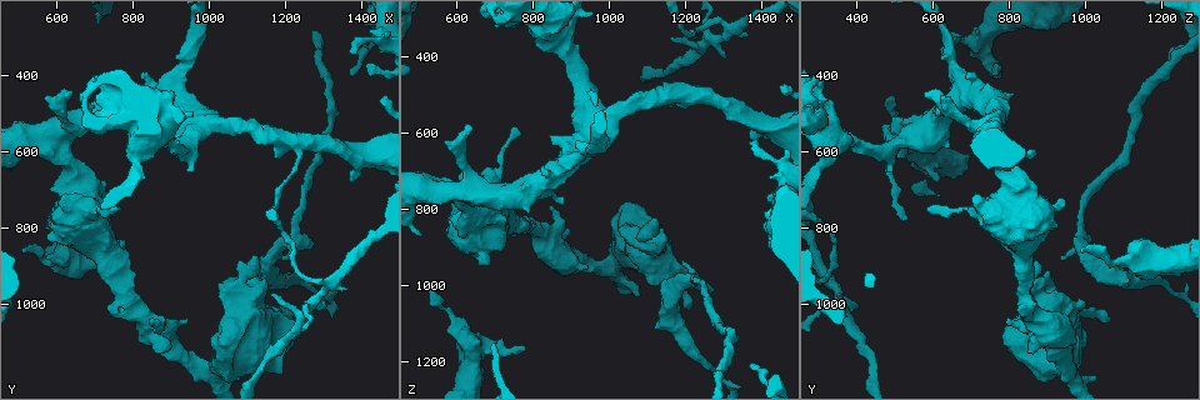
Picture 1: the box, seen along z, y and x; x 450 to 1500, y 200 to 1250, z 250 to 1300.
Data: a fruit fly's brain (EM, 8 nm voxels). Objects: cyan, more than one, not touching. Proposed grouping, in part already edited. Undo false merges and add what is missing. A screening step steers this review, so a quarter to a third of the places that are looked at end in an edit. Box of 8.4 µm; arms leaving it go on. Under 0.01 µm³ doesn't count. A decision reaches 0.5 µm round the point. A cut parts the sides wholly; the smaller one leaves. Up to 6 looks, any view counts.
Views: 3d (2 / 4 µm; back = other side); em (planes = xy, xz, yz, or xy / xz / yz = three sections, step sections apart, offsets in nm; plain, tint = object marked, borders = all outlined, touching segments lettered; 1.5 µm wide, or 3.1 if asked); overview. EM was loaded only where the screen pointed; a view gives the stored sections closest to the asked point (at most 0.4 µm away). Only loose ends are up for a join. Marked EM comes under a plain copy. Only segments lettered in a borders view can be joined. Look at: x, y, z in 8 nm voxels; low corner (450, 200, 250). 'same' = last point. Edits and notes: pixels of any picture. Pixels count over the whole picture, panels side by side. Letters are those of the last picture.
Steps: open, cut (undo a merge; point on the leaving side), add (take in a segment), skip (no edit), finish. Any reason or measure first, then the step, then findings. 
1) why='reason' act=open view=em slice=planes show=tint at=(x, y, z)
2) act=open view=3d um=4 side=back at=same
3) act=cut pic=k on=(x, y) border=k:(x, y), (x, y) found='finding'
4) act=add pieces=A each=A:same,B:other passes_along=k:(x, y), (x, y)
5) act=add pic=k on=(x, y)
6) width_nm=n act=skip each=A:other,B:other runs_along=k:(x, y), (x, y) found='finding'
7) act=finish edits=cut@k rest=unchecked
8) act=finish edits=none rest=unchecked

why='free end' act=open view=em slice=yz step=8 show=borders at=(1195, 875, 935)

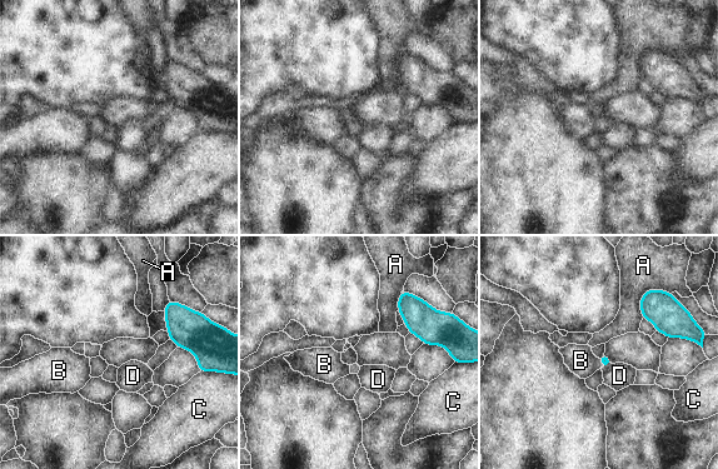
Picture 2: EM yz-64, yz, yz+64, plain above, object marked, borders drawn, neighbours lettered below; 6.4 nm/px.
why='cut it another way' act=open view=em slice=planes show=borders at=same

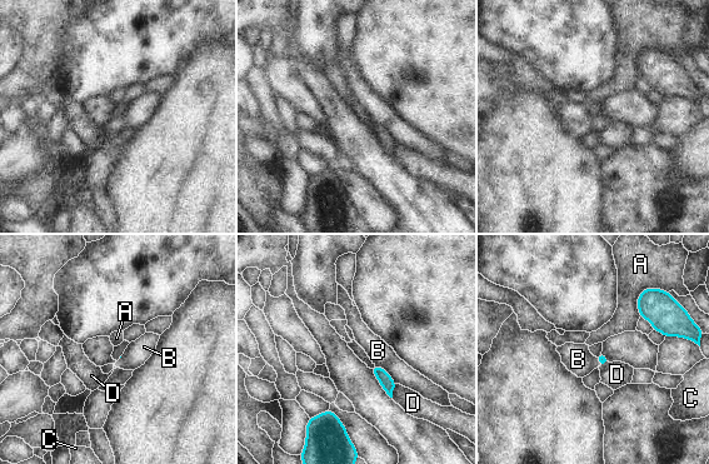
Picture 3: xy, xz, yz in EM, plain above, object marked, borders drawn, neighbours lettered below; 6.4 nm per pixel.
act=skip each=A:other,B:other,C:other,D:other found='no lettered segment goes on from it'

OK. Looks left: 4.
why='abrupt turn' act=open view=3d um=4 at=(1035, 1155, 930)

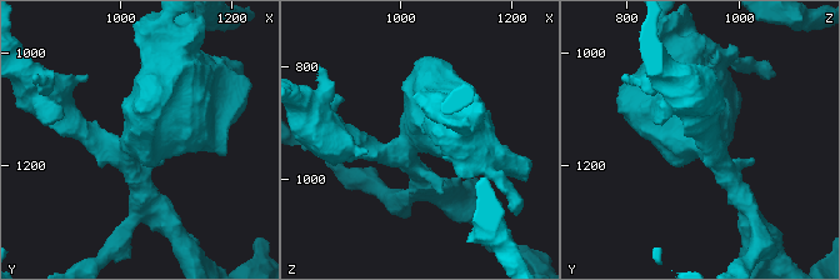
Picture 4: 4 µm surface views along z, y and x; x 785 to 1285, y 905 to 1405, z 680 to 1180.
why='shape alone is not enough' act=open view=em slice=planes show=borders at=(1035, 1165, 925)

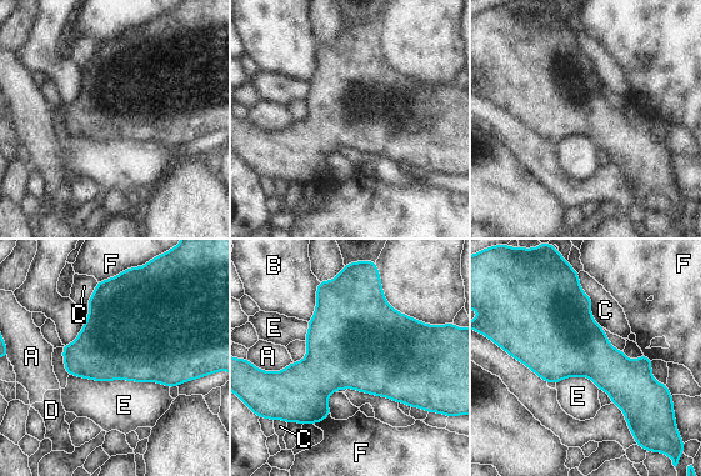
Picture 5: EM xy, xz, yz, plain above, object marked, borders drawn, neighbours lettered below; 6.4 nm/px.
act=skip each=A:other,B:other,C:other,D:other,E:other,F:other border=5:(69, 374), (169, 387) found='all the same cell'

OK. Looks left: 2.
why='an open end' act=open view=em slice=planes show=borders at=(635, 440, 575)

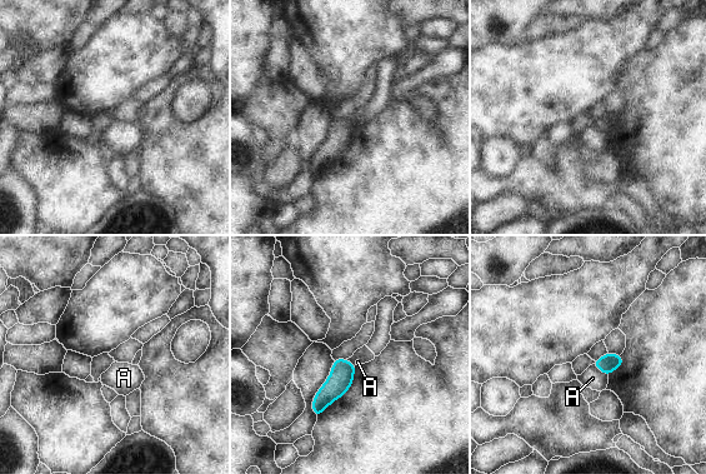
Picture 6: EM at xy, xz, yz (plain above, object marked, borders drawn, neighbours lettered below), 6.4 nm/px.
act=skip each=A:other border=6:(592, 364), (607, 377) found='none of them fits'

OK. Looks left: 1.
act=finish edits=none rest=unchecked

